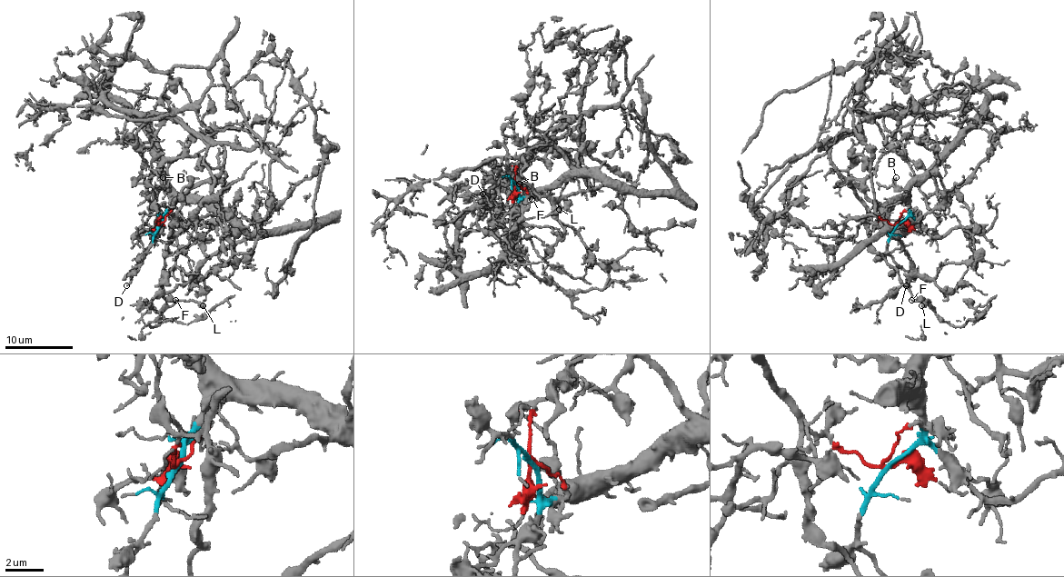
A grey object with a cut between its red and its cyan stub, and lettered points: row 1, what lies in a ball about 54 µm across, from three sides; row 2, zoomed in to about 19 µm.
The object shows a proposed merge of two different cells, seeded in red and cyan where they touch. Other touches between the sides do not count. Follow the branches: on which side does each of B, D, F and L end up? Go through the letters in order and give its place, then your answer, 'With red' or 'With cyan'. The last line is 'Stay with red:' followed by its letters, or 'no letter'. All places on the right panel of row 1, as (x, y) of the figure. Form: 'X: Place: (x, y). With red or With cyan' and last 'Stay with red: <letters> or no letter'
B: Place: (896, 177). With cyan
D: Place: (906, 285). With cyan
F: Place: (911, 300). With red
L: Place: (921, 305). With red
Stay with red: F, L

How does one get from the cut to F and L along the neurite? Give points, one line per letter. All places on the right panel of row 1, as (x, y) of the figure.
F: (897, 224), (870, 213), (867, 214), (869, 243), (919, 299), (910, 299)
L: (897, 224), (870, 213), (867, 214), (869, 243), (897, 273), (906, 287), (931, 306), (929, 301), (920, 306)

